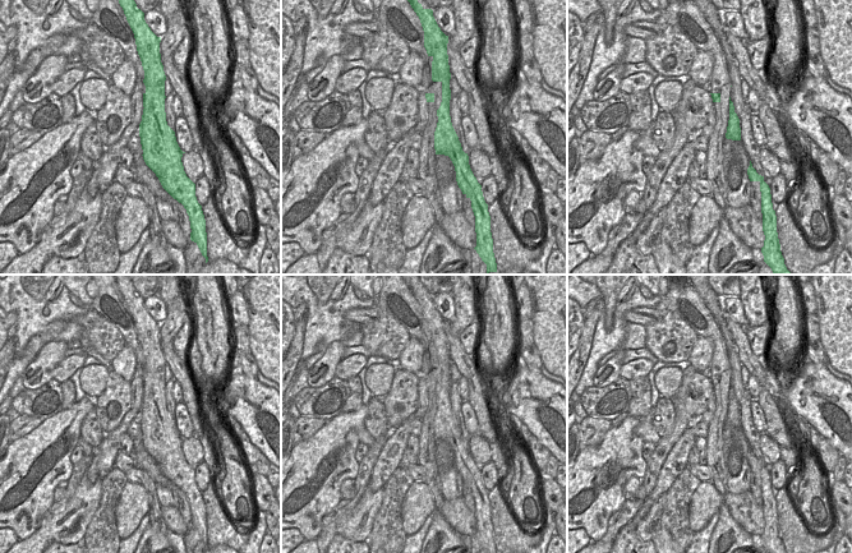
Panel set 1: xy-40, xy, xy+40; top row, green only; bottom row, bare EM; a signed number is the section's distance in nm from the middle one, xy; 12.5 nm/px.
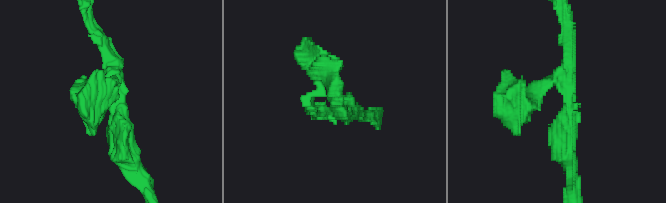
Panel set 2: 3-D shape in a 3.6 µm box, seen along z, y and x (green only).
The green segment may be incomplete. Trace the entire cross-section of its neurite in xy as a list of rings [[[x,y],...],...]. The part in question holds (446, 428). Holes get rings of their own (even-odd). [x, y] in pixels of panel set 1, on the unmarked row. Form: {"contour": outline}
{"contour": [[[407,285],[420,305],[424,317],[424,333],[432,347],[432,367],[442,369],[442,388],[437,396],[438,409],[434,418],[436,441],[448,442],[455,452],[456,467],[462,480],[471,487],[475,502],[476,533],[474,534],[487,553],[497,553],[491,519],[491,502],[482,471],[474,462],[469,442],[462,437],[450,402],[450,351],[447,341],[448,322],[438,313],[432,295],[424,295],[415,285]]]}

